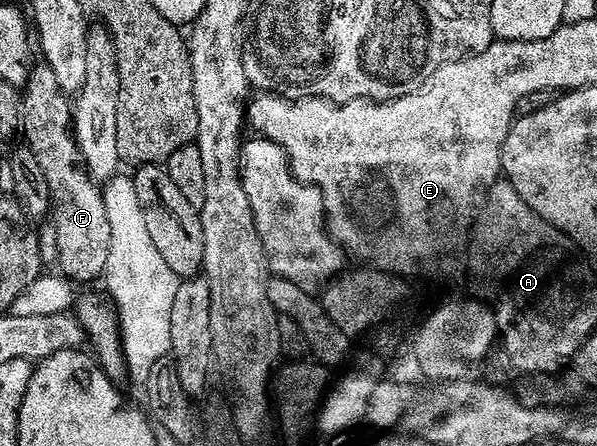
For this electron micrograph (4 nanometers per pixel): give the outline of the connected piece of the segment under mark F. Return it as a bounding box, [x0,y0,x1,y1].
[21,64,109,283]

